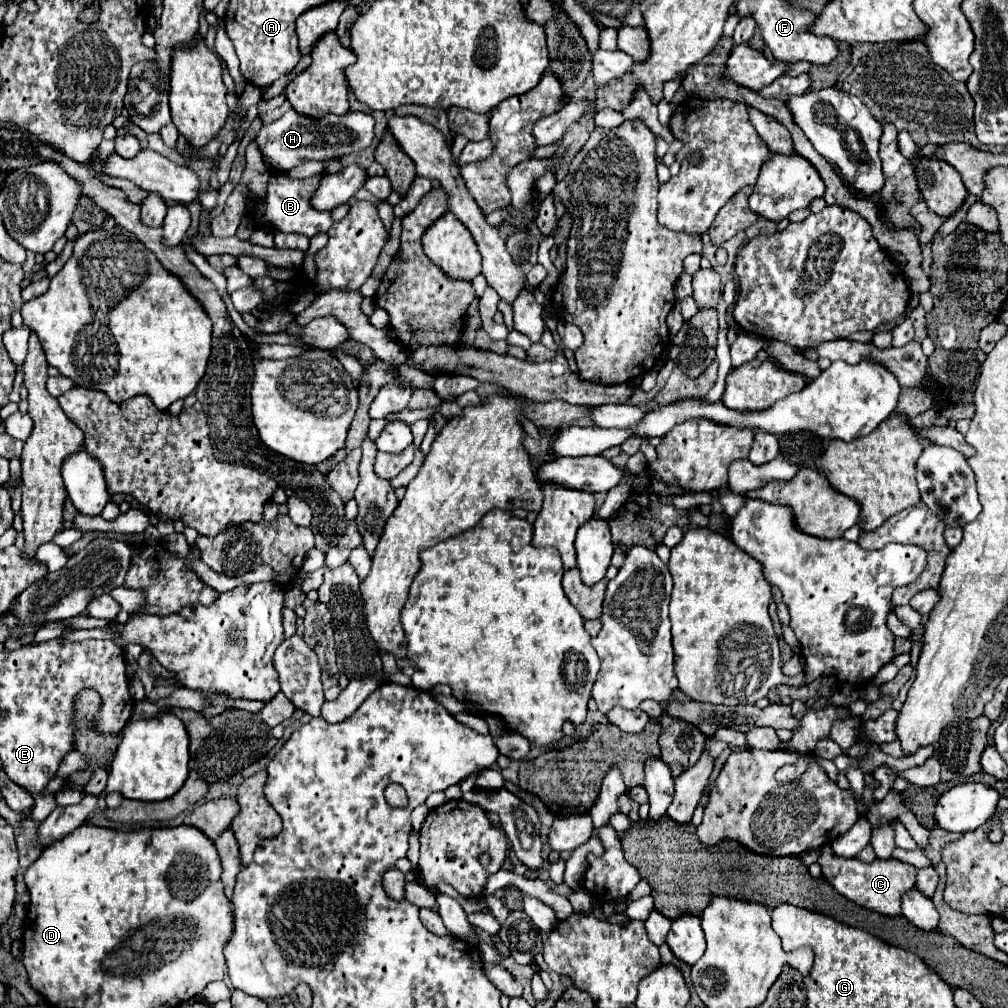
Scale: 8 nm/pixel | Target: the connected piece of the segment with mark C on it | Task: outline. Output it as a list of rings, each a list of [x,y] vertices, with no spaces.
[[[824,845],[824,849],[820,849],[820,867],[822,867],[822,875],[830,881],[830,885],[842,893],[844,897],[848,897],[850,901],[854,901],[856,905],[862,905],[866,909],[884,913],[884,915],[900,915],[900,899],[902,895],[914,887],[916,881],[916,867],[910,863],[902,863],[896,859],[876,859],[872,863],[864,863],[856,857],[846,859],[846,857],[838,857],[834,855],[830,845]]]

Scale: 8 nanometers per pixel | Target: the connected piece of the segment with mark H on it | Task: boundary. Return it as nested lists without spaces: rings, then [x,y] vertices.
[[[290,109],[274,123],[264,125],[256,135],[256,143],[264,159],[272,163],[274,171],[290,171],[302,161],[326,161],[370,147],[374,139],[374,123],[374,117],[364,111],[348,111],[344,115],[328,113],[328,117],[320,117],[320,121],[316,121]]]

